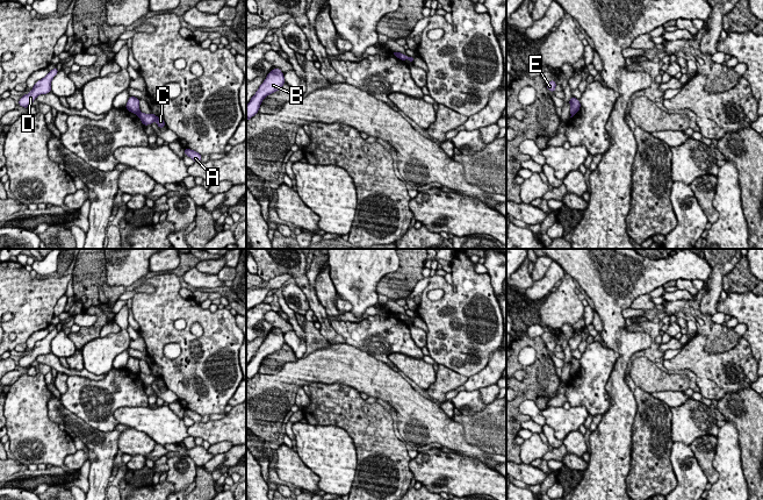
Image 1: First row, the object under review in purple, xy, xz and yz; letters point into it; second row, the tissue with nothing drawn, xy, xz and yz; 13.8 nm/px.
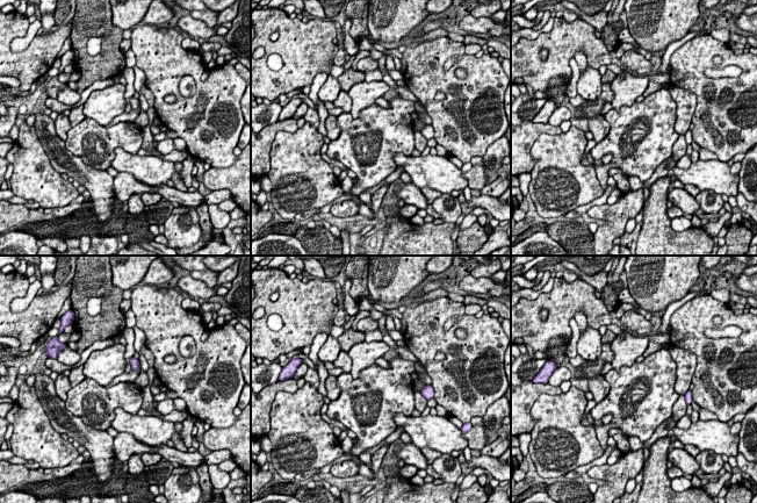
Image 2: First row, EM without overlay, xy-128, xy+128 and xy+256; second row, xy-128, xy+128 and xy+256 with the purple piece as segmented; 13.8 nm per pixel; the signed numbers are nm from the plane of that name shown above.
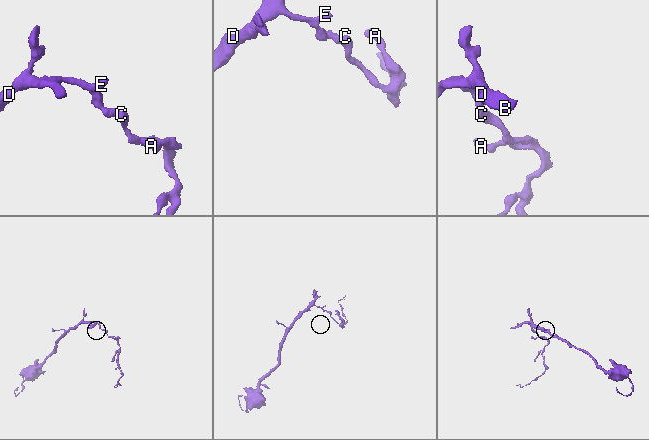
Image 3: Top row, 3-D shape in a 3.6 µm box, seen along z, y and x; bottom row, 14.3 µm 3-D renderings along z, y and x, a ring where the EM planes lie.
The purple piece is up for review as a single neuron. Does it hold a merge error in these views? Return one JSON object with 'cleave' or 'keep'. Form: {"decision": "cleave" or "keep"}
{"decision": "cleave"}

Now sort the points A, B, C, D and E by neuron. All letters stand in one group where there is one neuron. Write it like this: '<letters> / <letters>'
A C / B D E

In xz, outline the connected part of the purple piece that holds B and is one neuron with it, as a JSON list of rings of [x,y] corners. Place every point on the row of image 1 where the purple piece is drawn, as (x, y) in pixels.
[[[273,69],[246,106],[246,121],[258,113],[264,98],[273,92],[279,91],[283,84],[285,77],[281,70]]]

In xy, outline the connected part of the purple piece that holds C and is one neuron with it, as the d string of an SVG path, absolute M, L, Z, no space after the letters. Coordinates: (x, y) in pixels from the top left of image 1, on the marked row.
M139 113L138 116L144 126L151 124L156 121L158 123L159 129L165 127L164 120L161 117L157 117L154 114Z

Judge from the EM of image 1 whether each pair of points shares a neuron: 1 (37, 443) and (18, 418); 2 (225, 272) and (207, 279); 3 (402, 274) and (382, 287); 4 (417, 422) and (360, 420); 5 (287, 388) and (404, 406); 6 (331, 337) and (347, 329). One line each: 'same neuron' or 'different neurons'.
1: same neuron
2: different neurons
3: same neuron
4: different neurons
5: same neuron
6: different neurons

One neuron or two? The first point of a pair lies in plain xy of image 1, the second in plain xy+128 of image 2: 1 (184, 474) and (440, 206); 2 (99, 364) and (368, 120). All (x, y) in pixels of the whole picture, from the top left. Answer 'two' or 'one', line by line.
1: one
2: two

